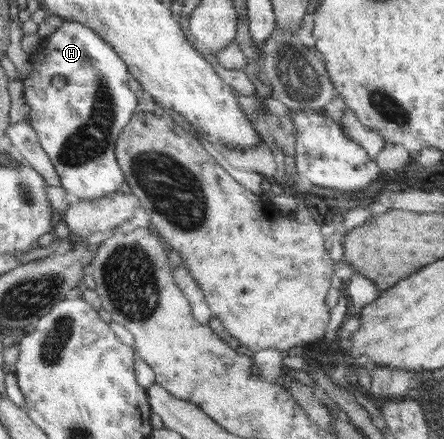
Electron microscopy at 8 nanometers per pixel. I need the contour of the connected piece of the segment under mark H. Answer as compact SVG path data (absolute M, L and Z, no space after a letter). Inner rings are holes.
M73 19L62 20L60 27L58 27L50 36L42 38L42 43L43 45L40 49L32 54L35 65L33 73L31 73L31 75L25 80L22 79L22 93L26 99L26 104L30 109L28 120L37 131L40 145L46 150L46 153L48 153L52 160L52 164L56 167L56 170L60 175L62 186L67 189L67 192L74 201L96 200L108 196L109 194L114 194L114 192L118 192L120 187L122 187L122 183L127 182L124 172L117 160L117 139L120 137L120 134L123 132L126 125L128 125L128 122L134 117L136 107L140 105L140 103L138 103L138 97L134 94L135 92L128 87L128 81L133 78L133 75L129 72L129 67L125 60L122 59L121 55L118 55L118 52L112 47L112 45L106 43L106 40L102 39L102 36L98 35L98 32L95 32L92 28L84 26L83 23L78 23ZM53 75L65 76L64 81L66 81L66 83L62 88L59 89L58 87L54 87L54 83L52 83Z

